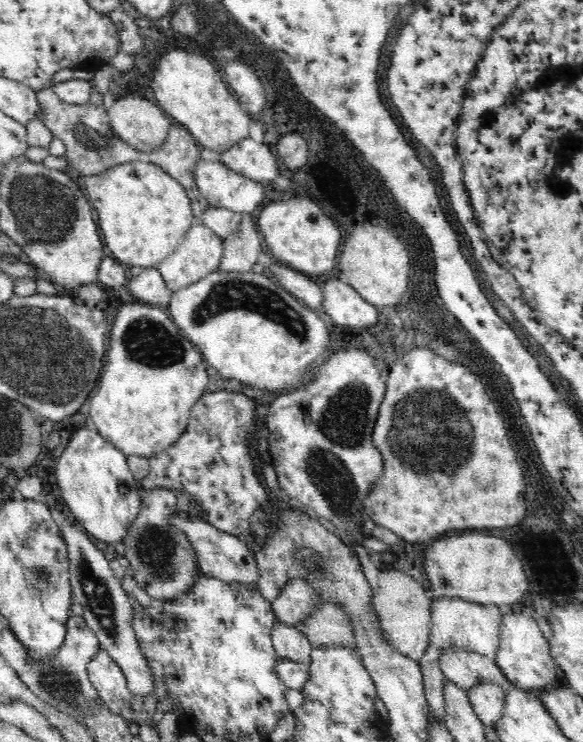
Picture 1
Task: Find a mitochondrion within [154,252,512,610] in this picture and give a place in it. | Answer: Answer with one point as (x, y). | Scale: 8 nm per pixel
(427, 428)

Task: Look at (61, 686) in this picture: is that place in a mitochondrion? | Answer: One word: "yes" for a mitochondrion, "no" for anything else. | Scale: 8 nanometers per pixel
yes

